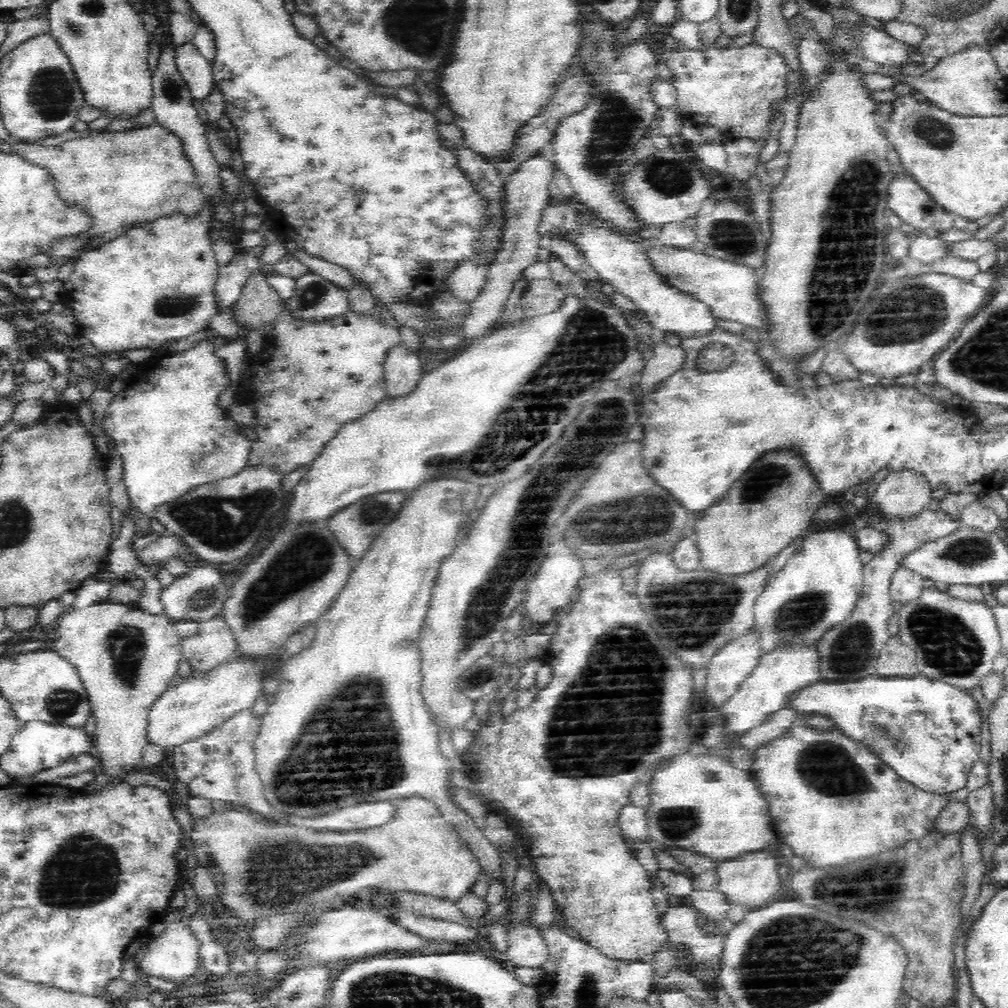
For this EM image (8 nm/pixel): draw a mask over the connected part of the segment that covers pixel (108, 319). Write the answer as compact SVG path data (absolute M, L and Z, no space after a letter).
M212 197L205 198L201 209L194 215L182 213L182 211L160 215L150 222L128 228L126 232L123 232L114 240L102 242L98 248L89 247L80 252L73 260L74 270L70 274L70 281L61 288L59 300L68 308L72 308L72 312L77 317L76 325L78 325L80 331L79 335L92 342L100 353L105 354L112 351L126 351L137 348L162 348L168 342L174 342L174 340L180 340L180 338L186 338L206 330L211 319L221 312L219 301L215 295L215 287L218 283L221 267L216 261L212 238L210 238L210 224L215 220L216 210L218 210L218 207L216 207L214 199Z

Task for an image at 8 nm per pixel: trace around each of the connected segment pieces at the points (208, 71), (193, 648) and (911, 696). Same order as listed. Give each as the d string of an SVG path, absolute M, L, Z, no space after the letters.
M193 42L174 46L174 64L178 74L186 81L192 99L206 98L215 86L213 62L200 54Z
M221 616L199 622L198 632L182 639L180 644L183 657L198 675L232 659L237 652L234 633Z
M920 674L914 677L864 677L852 682L836 682L820 678L789 694L784 709L795 710L802 717L818 714L830 717L849 738L864 742L880 760L888 764L901 778L913 785L950 794L968 782L968 774L979 759L981 748L982 712L980 704L969 691L947 682Z

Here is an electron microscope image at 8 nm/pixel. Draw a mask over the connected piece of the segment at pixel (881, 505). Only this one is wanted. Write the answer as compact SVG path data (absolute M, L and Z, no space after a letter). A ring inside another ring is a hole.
M912 469L889 472L876 487L871 497L873 506L894 517L920 512L933 491L928 477Z

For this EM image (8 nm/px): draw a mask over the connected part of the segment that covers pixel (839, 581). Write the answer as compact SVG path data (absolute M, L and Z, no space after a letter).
M815 525L804 538L802 546L787 560L783 569L766 584L755 602L756 626L762 630L762 654L777 643L816 643L829 628L841 623L852 612L863 587L862 550L853 534L844 528Z

